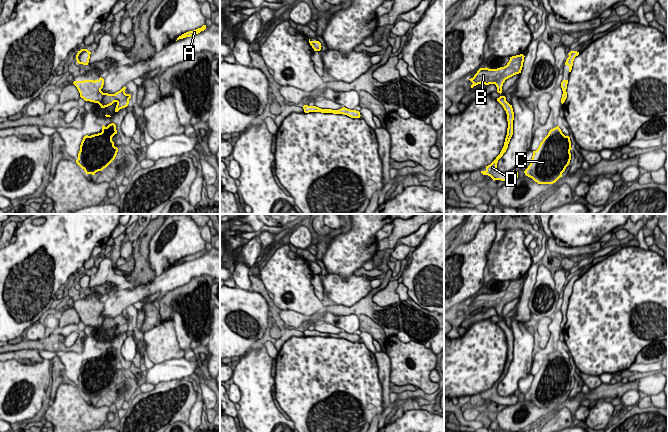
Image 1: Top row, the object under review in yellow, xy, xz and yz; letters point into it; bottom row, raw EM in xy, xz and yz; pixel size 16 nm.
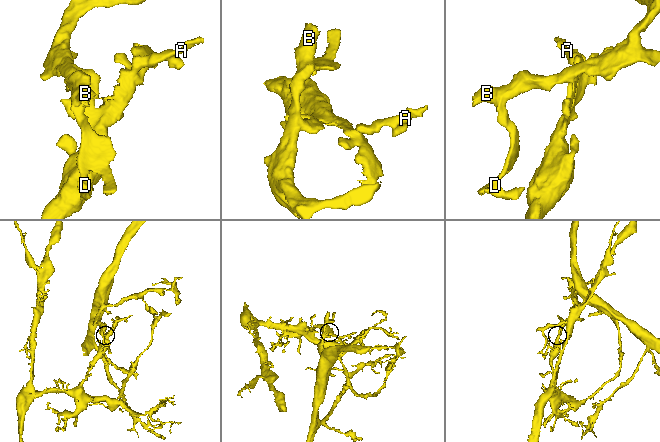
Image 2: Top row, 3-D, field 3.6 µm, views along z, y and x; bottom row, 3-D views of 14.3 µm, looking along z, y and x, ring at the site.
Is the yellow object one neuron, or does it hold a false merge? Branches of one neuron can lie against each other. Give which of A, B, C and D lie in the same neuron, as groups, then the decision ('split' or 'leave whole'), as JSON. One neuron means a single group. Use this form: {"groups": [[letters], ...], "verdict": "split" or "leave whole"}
{"groups": [["A", "C"], ["B", "D"]], "verdict": "split"}

